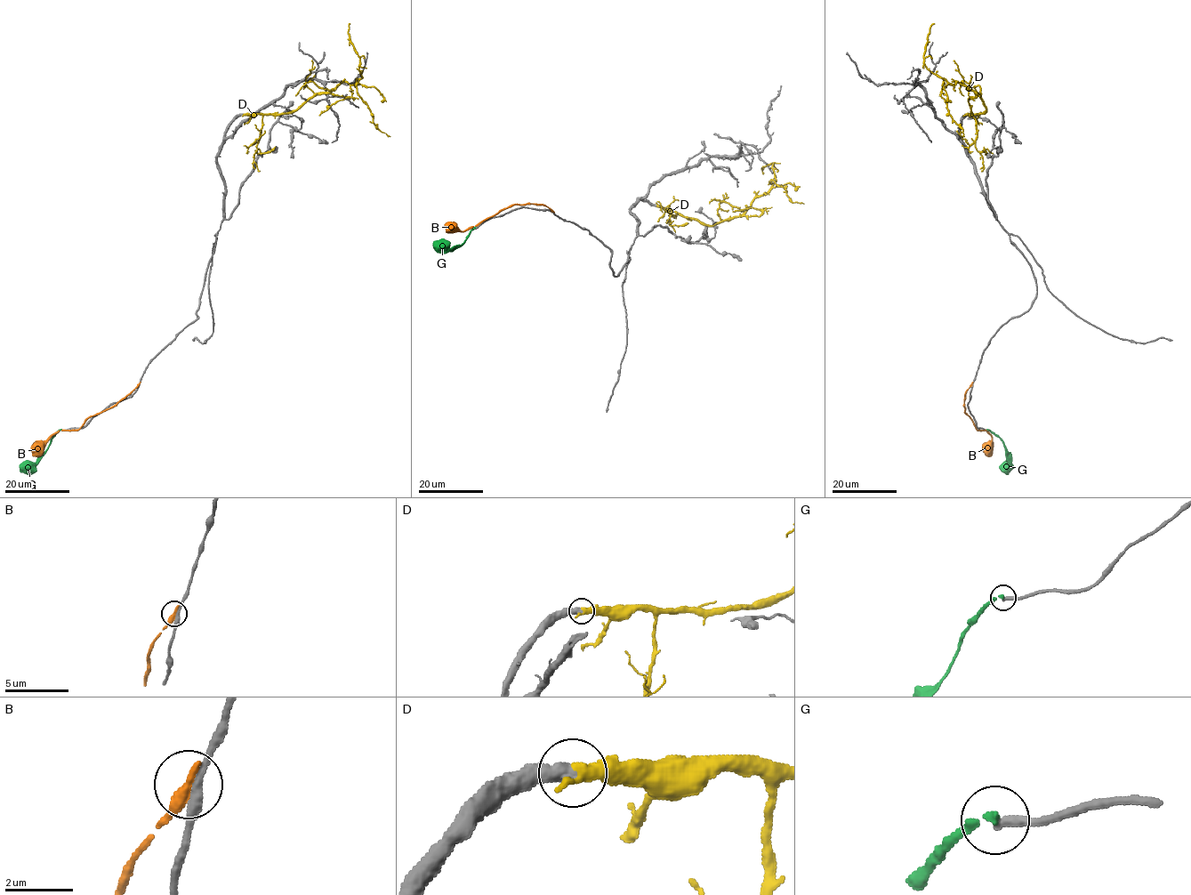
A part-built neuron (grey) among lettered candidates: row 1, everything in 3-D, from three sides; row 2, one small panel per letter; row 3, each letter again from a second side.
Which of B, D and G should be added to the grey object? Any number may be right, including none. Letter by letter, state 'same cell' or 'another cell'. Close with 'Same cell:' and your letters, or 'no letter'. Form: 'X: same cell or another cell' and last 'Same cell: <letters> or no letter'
B: another cell
D: same cell
G: another cell
Same cell: D

